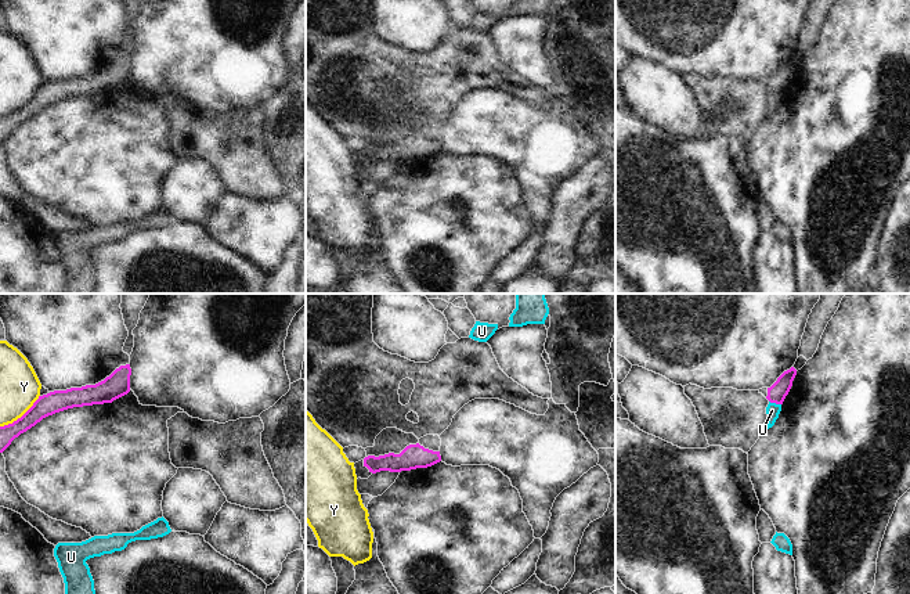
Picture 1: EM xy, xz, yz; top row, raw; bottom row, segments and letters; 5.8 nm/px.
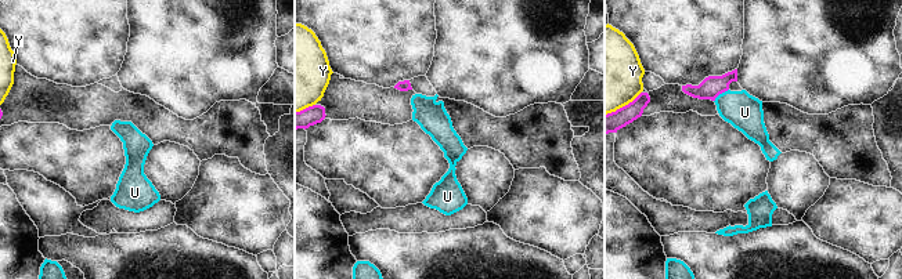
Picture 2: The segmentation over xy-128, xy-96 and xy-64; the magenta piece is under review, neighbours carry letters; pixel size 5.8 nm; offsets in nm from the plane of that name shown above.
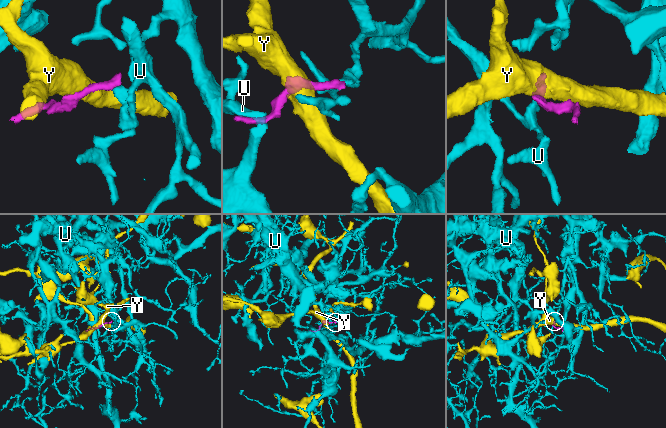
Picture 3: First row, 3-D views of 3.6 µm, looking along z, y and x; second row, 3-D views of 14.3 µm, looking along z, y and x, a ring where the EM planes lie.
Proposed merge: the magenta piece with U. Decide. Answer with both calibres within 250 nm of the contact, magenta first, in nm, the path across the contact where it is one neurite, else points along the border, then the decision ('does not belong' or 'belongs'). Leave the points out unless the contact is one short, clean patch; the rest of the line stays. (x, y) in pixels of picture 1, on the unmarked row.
calibres 110 and 80 nm; border yz (769, 90), (780, 94); does not belong

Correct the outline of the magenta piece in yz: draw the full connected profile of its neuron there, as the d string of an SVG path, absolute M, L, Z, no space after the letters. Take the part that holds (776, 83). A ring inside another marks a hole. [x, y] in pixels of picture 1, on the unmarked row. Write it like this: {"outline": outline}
{"outline": "M794 57L784 61L777 68L777 71L770 78L768 78L766 89L770 93L783 94L786 86L788 84L788 82L792 76L792 71L794 71L795 65L797 65L797 60Z"}

